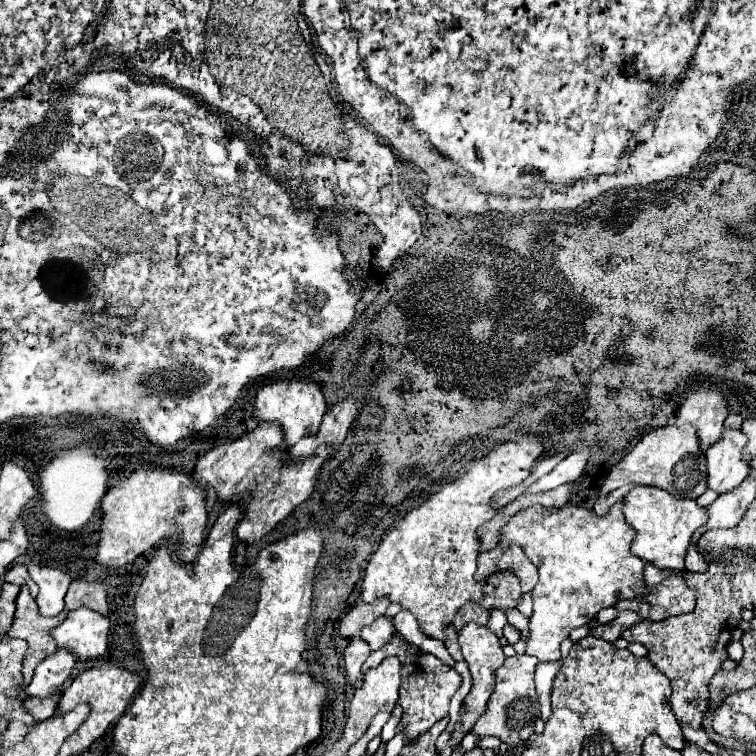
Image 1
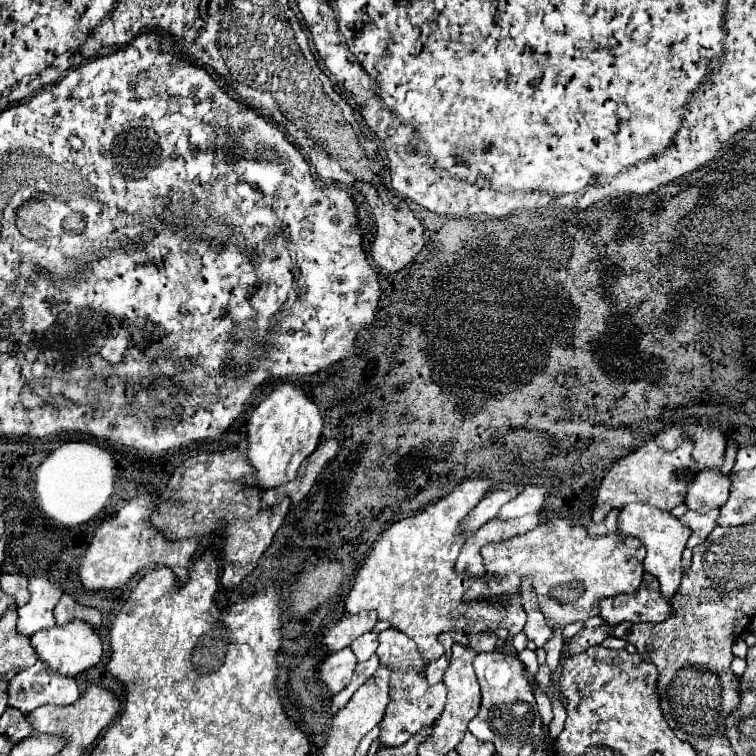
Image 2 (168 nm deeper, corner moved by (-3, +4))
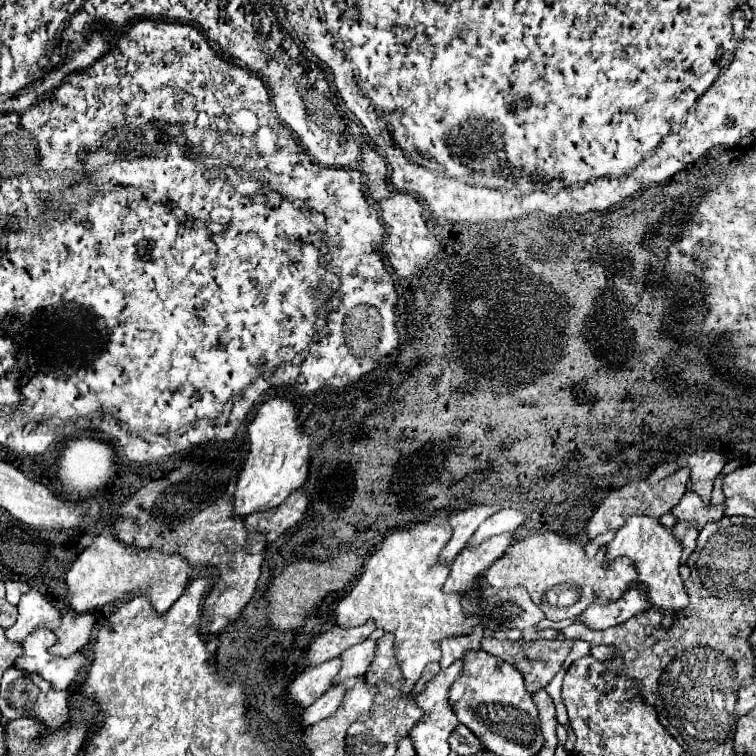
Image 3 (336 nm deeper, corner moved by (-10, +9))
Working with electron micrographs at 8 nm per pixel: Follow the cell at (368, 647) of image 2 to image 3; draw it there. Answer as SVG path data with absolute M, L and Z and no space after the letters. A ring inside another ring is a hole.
M366 639L364 643L344 651L340 655L342 669L336 675L336 679L332 681L332 685L340 685L350 677L364 677L364 673L368 669L368 663L372 663L374 651L376 651L376 641L372 641L372 639Z

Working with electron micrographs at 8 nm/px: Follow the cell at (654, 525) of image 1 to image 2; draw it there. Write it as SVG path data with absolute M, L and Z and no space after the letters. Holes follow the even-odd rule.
M627 504L619 514L619 532L633 534L645 544L647 556L643 560L643 568L645 568L645 572L657 576L657 580L661 584L661 594L671 600L679 588L679 580L681 580L681 572L683 572L681 552L685 550L687 538L691 536L691 528L687 524L683 524L679 518L675 518L671 512L659 510L651 504Z

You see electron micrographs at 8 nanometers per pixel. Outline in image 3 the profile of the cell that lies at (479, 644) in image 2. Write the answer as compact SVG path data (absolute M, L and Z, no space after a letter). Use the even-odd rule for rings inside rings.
M484 637L481 641L481 649L484 649L486 653L490 655L496 655L498 659L504 659L506 663L514 665L522 675L524 675L524 685L526 685L526 691L530 695L534 695L536 691L544 689L552 677L560 671L560 665L564 663L570 647L572 647L572 639L536 639L536 641L520 641L520 643L506 643L506 641L498 641L494 637Z

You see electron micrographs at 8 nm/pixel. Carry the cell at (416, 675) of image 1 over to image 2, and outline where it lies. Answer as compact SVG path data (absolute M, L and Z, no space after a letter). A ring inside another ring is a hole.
M387 628L379 634L379 648L377 648L381 666L391 666L393 676L391 676L391 702L387 706L385 718L381 722L381 734L379 740L383 746L401 746L405 744L411 736L415 736L417 732L421 732L421 728L433 724L447 702L447 686L443 682L429 686L427 678L425 678L425 660L419 654L417 646L413 640L409 640L403 632L399 632L397 628Z

